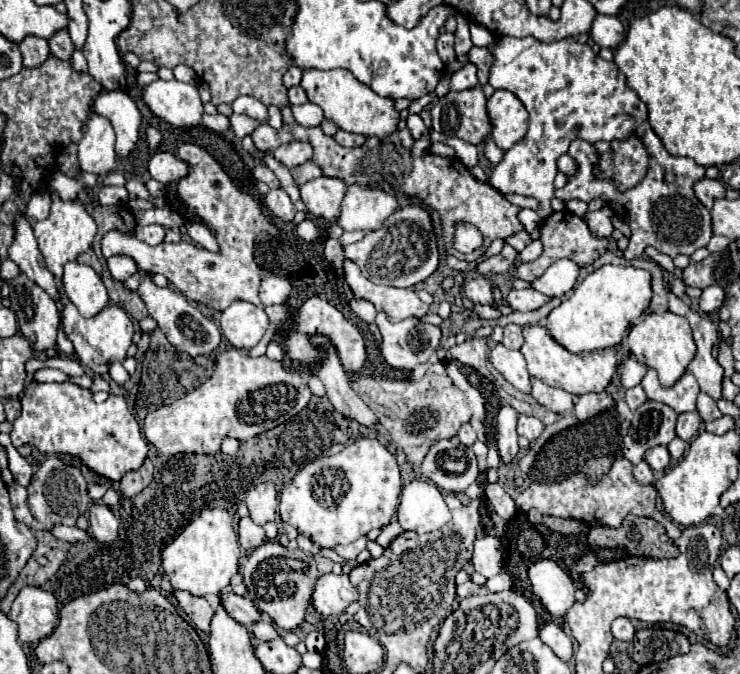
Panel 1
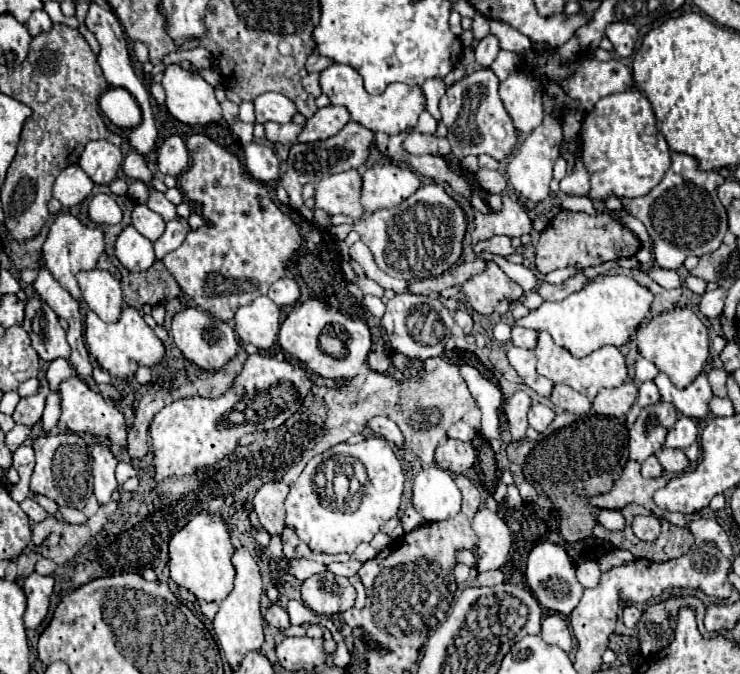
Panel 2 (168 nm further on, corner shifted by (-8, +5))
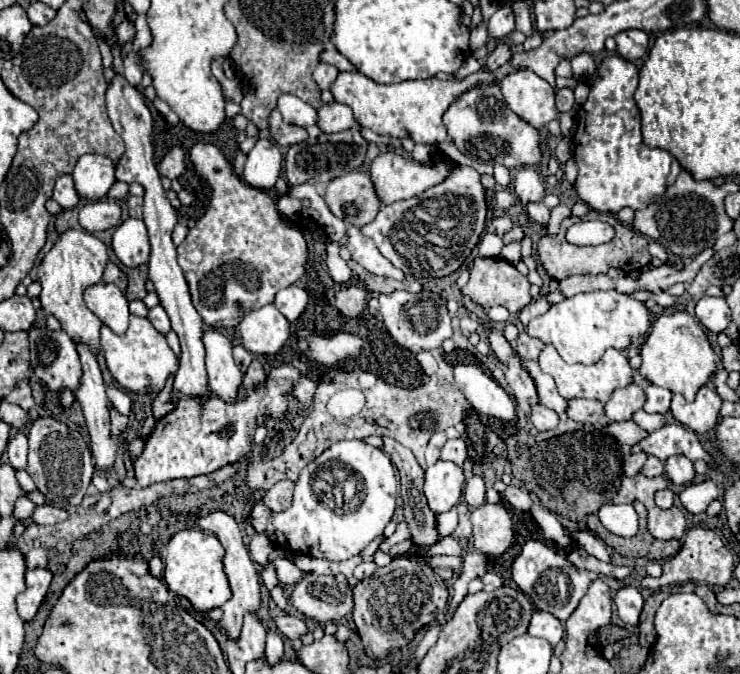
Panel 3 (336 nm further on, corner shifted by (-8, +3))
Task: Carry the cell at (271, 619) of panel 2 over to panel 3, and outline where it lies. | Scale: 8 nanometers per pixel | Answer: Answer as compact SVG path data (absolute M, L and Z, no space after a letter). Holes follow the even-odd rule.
M280 615L276 617L276 627L280 629L280 633L288 639L300 639L302 635L308 633L308 627L304 623L304 619L296 617L296 615Z

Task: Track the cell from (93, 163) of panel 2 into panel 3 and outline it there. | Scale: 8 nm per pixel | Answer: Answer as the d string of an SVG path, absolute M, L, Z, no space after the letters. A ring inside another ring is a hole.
M82 155L72 171L74 187L82 199L98 201L106 197L116 181L114 163L104 155Z

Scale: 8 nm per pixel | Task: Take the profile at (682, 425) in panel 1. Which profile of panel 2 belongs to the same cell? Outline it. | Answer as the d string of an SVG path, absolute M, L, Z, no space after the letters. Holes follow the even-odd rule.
M682 415L682 417L676 421L676 425L672 427L672 431L668 433L664 445L666 445L666 447L674 447L674 449L686 449L686 447L690 447L692 443L696 443L696 439L698 439L696 421Z

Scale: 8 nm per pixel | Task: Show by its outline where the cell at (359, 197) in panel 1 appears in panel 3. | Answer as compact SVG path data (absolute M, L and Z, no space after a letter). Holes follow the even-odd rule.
M386 151L382 155L378 155L372 165L370 165L370 177L374 181L374 187L376 187L376 193L378 197L382 199L384 205L390 205L390 203L396 203L396 201L402 201L402 199L410 199L410 197L416 197L420 193L424 193L428 187L432 185L438 185L442 183L450 171L452 171L454 163L450 157L434 157L430 163L418 163L418 161L412 161L400 153L394 153L394 151Z

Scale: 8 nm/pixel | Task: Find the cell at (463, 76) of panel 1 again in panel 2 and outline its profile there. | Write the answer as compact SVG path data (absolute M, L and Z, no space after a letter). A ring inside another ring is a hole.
M488 35L488 37L482 39L482 41L478 43L478 47L476 47L476 65L482 67L482 69L484 69L484 67L490 67L490 65L494 63L498 51L500 51L498 39L496 39L494 35Z

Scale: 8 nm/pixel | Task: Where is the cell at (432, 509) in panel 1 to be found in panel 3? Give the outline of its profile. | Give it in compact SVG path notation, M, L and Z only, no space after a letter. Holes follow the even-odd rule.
M438 461L426 469L424 495L434 513L446 513L460 501L464 471L452 461Z

